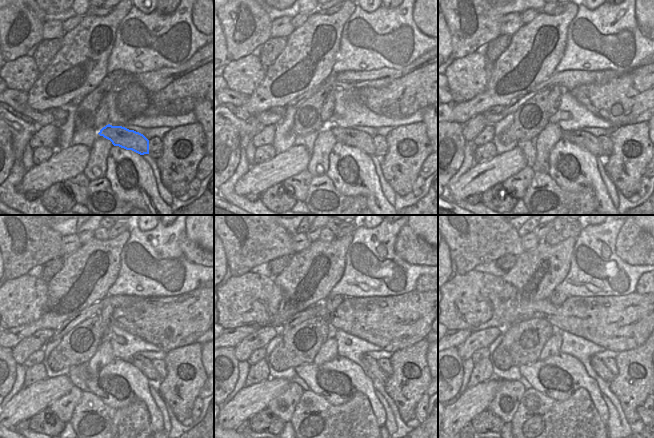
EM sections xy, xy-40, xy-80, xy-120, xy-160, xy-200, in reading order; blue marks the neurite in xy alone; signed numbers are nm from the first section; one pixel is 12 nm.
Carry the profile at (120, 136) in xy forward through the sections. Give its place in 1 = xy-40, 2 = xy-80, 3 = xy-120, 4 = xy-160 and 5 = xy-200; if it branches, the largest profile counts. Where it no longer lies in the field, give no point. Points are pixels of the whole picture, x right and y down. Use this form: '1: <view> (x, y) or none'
1: xy-40 (354, 138)
2: xy-80 (587, 141)
3: xy-120 (145, 365)
4: xy-160 (371, 364)
5: xy-200 (602, 370)

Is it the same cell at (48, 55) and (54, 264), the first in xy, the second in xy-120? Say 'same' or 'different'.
same

